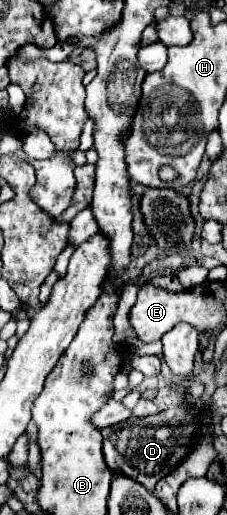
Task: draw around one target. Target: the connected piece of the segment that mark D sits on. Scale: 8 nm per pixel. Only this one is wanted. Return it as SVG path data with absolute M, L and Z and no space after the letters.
M183 404L171 406L169 410L159 412L155 416L147 416L147 418L131 416L125 424L101 428L103 454L107 460L107 466L117 474L137 480L149 492L153 492L157 480L167 476L179 464L179 460L183 460L183 456L189 452L189 444L197 428L199 428L199 422L195 420L195 412L187 410L187 406Z

